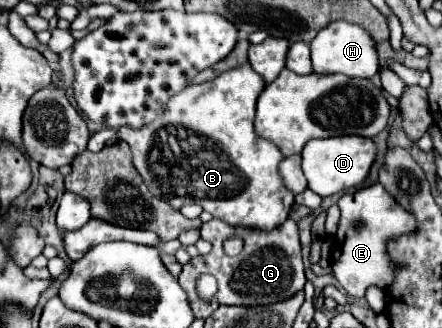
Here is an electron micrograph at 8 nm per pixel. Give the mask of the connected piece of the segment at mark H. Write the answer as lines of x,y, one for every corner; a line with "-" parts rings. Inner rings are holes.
334,21
328,27
324,27
310,43
312,49
312,69
318,75
334,75
342,73
348,77
360,77
360,79
370,79
378,73
380,61
378,53
374,49
374,39
366,29
360,25
348,23
348,21

